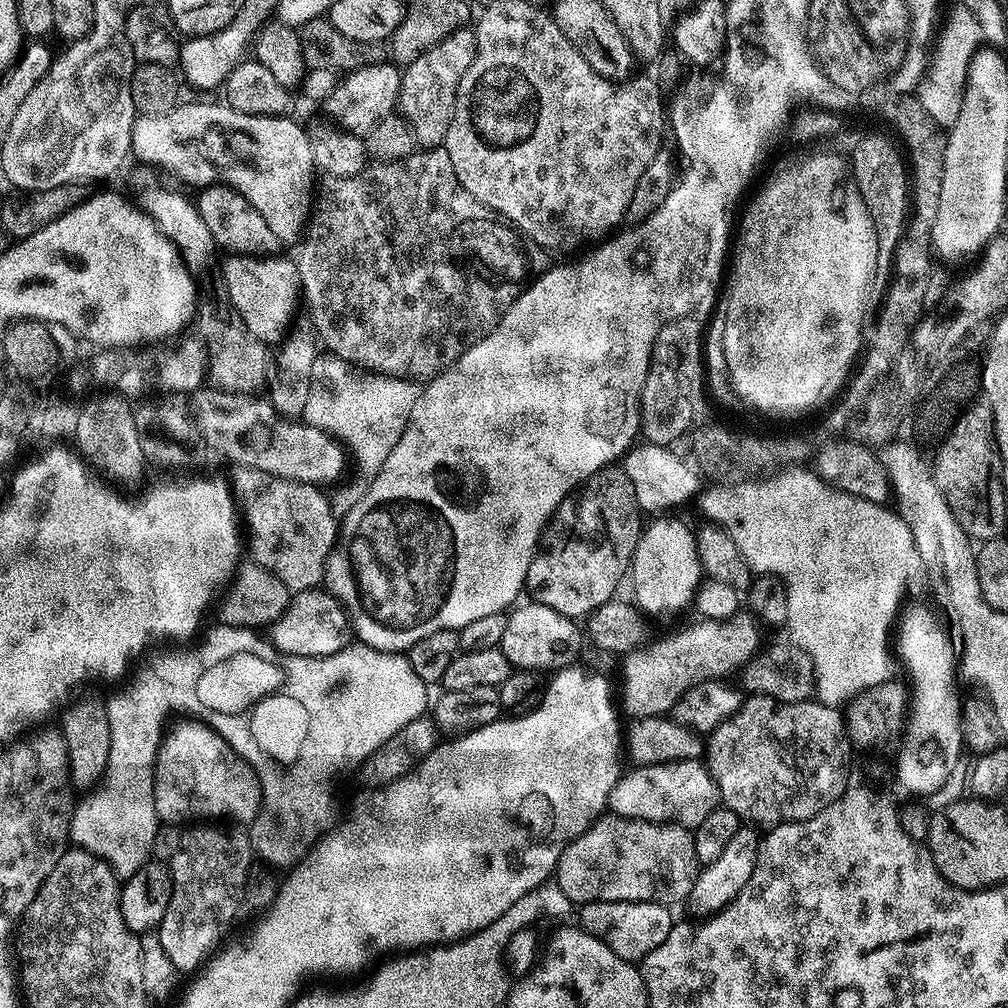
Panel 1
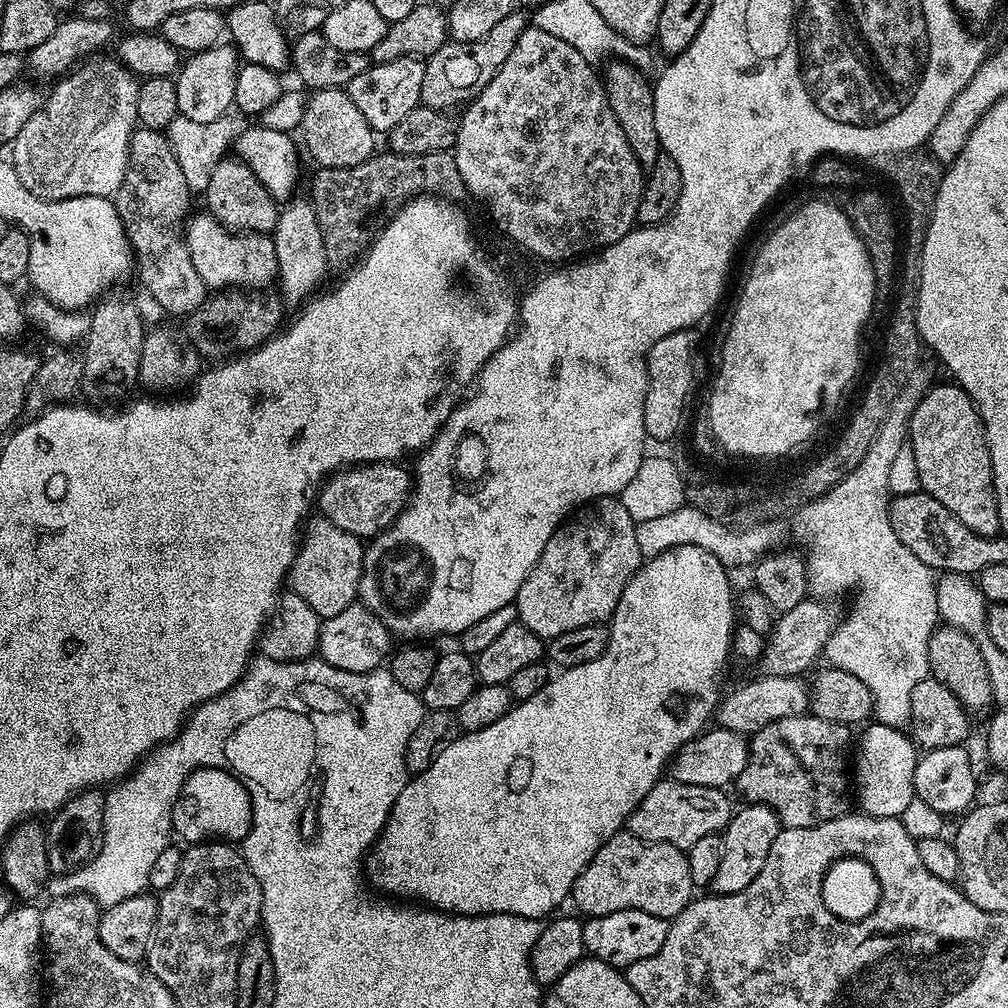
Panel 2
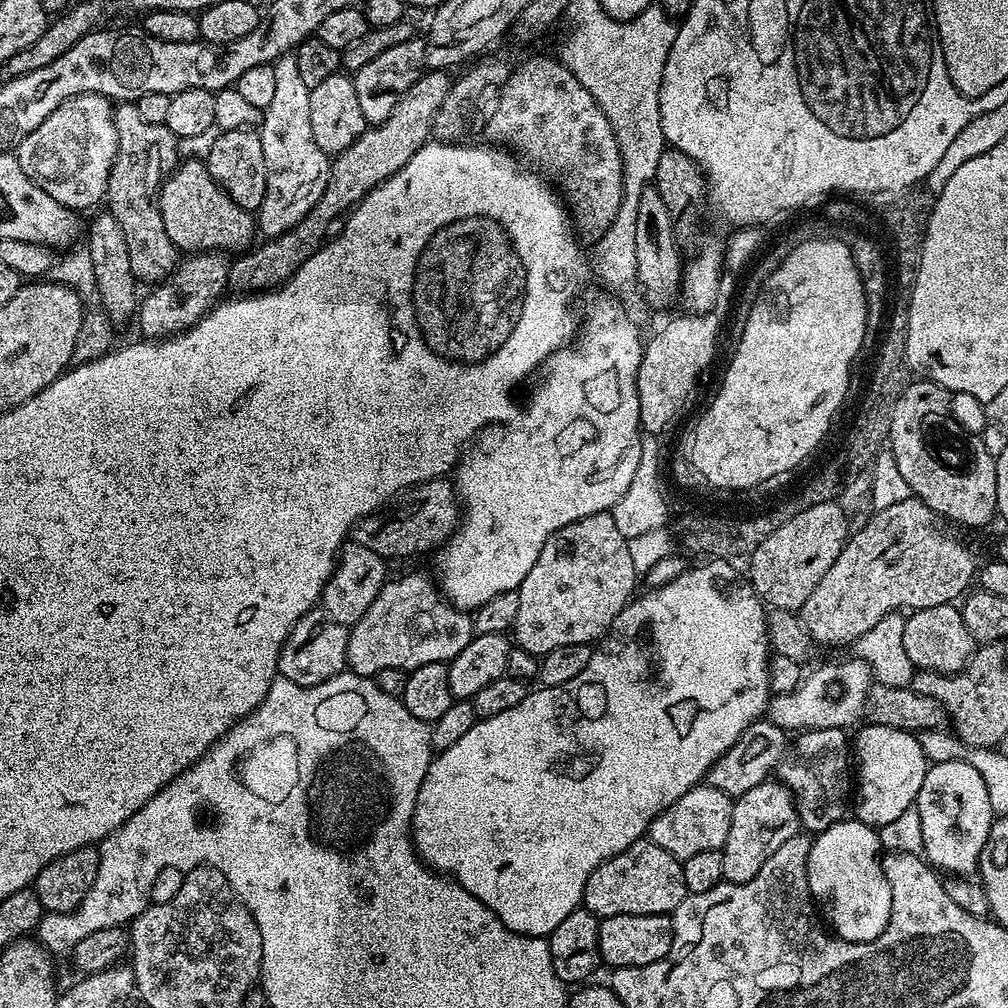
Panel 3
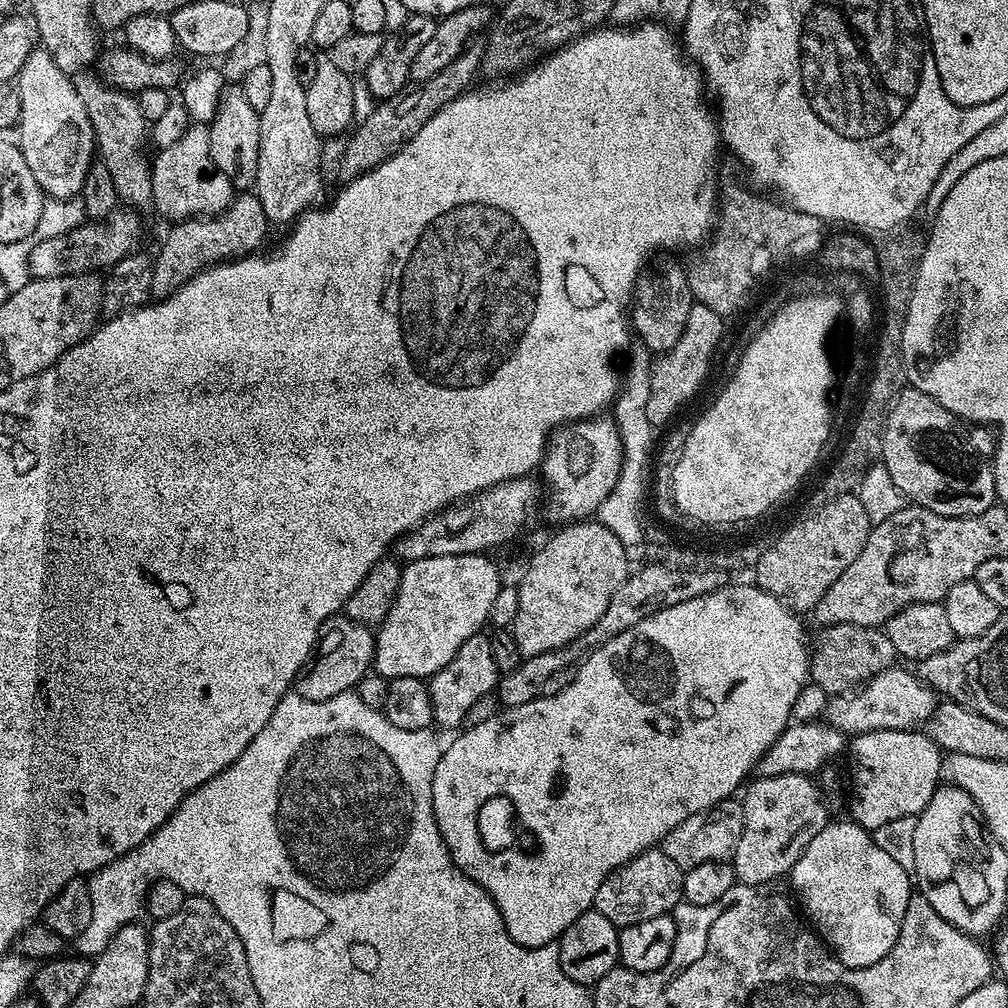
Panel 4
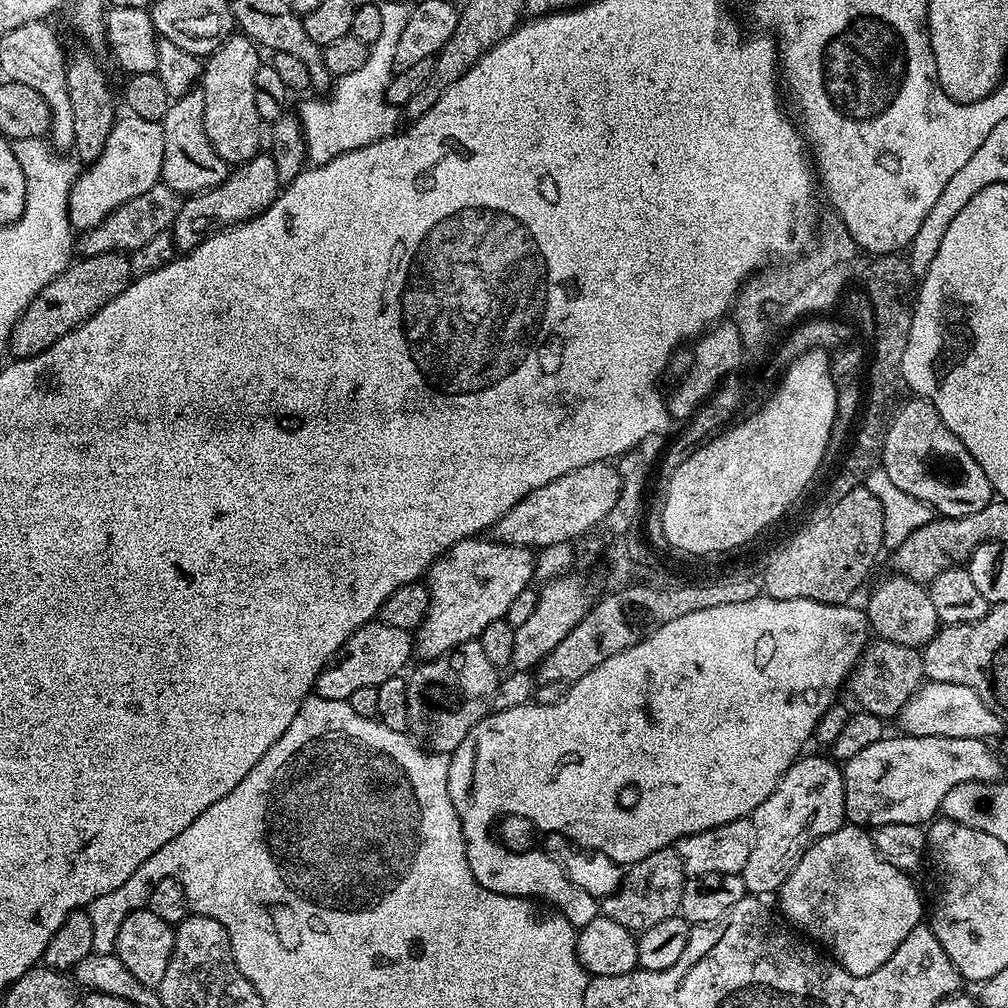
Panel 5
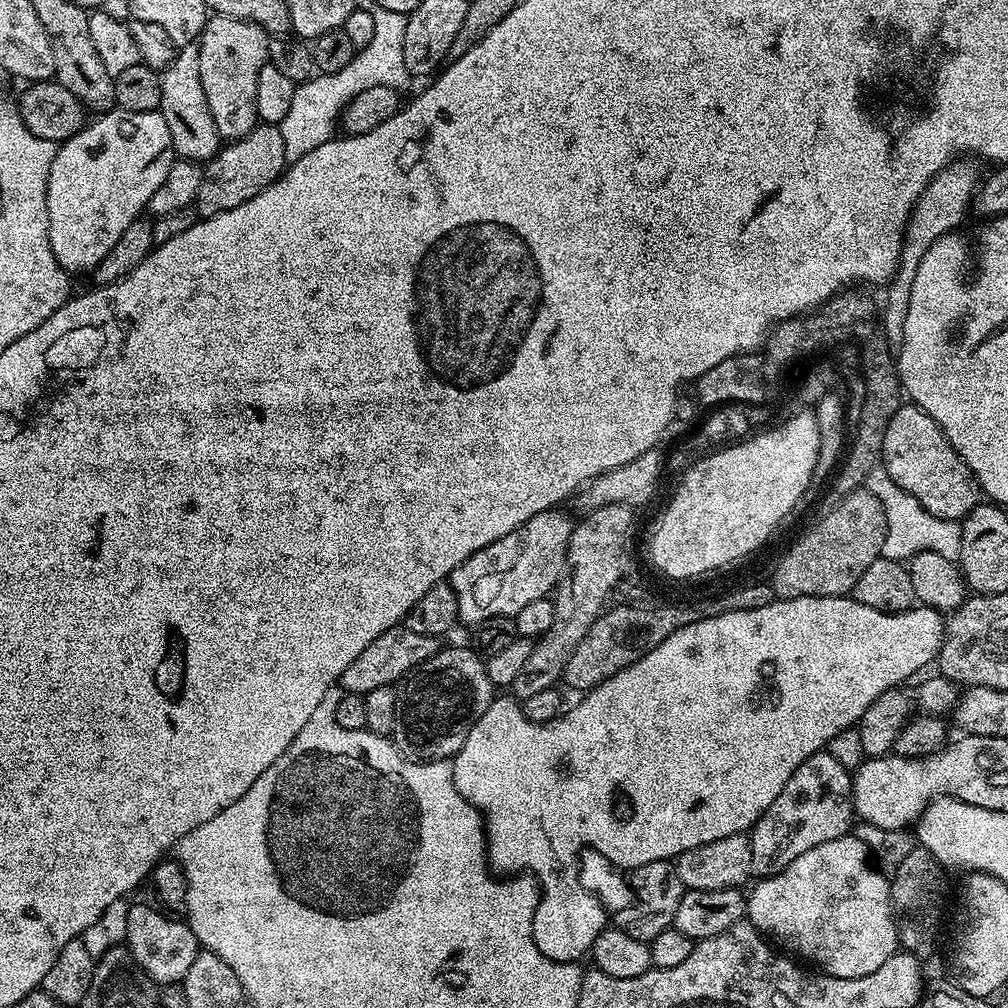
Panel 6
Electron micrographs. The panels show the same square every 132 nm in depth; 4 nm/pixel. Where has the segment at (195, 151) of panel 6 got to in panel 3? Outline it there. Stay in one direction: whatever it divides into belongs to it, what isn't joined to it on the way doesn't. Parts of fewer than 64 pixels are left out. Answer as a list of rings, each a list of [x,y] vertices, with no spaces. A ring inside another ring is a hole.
[[[196,160],[177,163],[176,171],[161,183],[159,205],[166,233],[174,246],[184,254],[213,250],[240,254],[258,236],[257,217],[226,195],[222,186],[218,186],[218,182],[214,182],[208,173],[207,163],[201,161],[200,164]]]

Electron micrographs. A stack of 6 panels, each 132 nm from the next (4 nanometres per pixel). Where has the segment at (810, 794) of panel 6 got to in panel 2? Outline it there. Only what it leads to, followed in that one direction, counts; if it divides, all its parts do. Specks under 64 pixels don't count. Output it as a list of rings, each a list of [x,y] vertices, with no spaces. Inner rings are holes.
[[[745,803],[743,807],[737,807],[733,811],[732,819],[728,821],[722,833],[722,863],[718,866],[718,874],[714,874],[714,882],[710,885],[711,891],[717,896],[738,894],[738,890],[746,890],[746,886],[754,882],[758,870],[762,870],[766,862],[766,854],[770,854],[770,846],[774,846],[774,838],[778,838],[782,827],[776,811],[769,804]]]

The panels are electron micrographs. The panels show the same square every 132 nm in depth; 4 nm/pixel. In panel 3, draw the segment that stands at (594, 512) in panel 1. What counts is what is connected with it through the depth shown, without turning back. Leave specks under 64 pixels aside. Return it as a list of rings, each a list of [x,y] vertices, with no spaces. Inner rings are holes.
[[[611,511],[599,512],[583,516],[581,520],[562,526],[542,546],[542,554],[538,554],[538,562],[530,569],[530,574],[518,589],[518,618],[514,635],[515,643],[537,658],[544,657],[548,651],[560,646],[575,644],[591,645],[608,635],[608,627],[618,618],[618,614],[633,599],[637,591],[638,573],[634,570],[634,562],[630,559],[628,540],[618,530]]]

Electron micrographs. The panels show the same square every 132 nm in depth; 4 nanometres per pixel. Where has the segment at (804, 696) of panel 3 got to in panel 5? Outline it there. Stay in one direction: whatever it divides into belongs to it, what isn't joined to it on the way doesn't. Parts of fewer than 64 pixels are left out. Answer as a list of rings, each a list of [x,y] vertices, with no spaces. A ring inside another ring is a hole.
[[[928,680],[902,706],[898,717],[899,731],[906,736],[937,736],[938,738],[974,738],[987,741],[988,736],[1005,735],[1006,721],[998,718],[970,686],[958,686],[954,682]]]

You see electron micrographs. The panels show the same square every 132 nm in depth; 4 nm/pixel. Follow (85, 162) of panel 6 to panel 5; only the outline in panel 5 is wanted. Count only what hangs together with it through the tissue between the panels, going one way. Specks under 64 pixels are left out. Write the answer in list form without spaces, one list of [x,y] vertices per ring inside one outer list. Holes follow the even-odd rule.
[[[121,115],[106,138],[106,146],[95,163],[83,169],[72,184],[68,196],[68,218],[75,229],[98,225],[130,198],[144,194],[159,183],[164,153],[164,125],[161,121],[146,122],[146,118]]]

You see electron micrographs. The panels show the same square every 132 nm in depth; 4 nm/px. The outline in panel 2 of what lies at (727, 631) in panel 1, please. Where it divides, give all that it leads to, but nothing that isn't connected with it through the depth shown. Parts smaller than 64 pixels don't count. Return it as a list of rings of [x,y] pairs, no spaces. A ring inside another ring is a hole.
[[[806,598],[794,606],[794,610],[779,613],[772,631],[764,641],[764,652],[758,661],[759,671],[765,676],[803,677],[804,671],[825,655],[830,638],[836,632],[838,615],[831,608],[831,603],[820,598]]]

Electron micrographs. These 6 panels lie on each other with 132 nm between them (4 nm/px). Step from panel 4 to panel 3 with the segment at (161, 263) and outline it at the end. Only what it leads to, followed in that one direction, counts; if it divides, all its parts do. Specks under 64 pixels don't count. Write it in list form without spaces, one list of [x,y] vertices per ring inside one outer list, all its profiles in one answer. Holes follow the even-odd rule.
[[[220,250],[185,255],[168,277],[149,287],[145,296],[143,293],[138,304],[140,332],[144,335],[141,337],[167,338],[193,328],[225,295],[224,288],[229,287],[228,275],[231,269],[229,257]]]

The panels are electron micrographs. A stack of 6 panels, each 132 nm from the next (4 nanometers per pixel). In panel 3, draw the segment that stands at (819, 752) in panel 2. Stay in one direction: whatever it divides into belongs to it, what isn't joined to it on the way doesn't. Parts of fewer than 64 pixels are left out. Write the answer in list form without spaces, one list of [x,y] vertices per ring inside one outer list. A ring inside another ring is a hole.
[[[809,728],[791,741],[784,759],[780,761],[779,783],[792,791],[800,826],[805,833],[822,833],[849,815],[848,791],[854,788],[854,772],[850,767],[848,735],[843,728]]]

